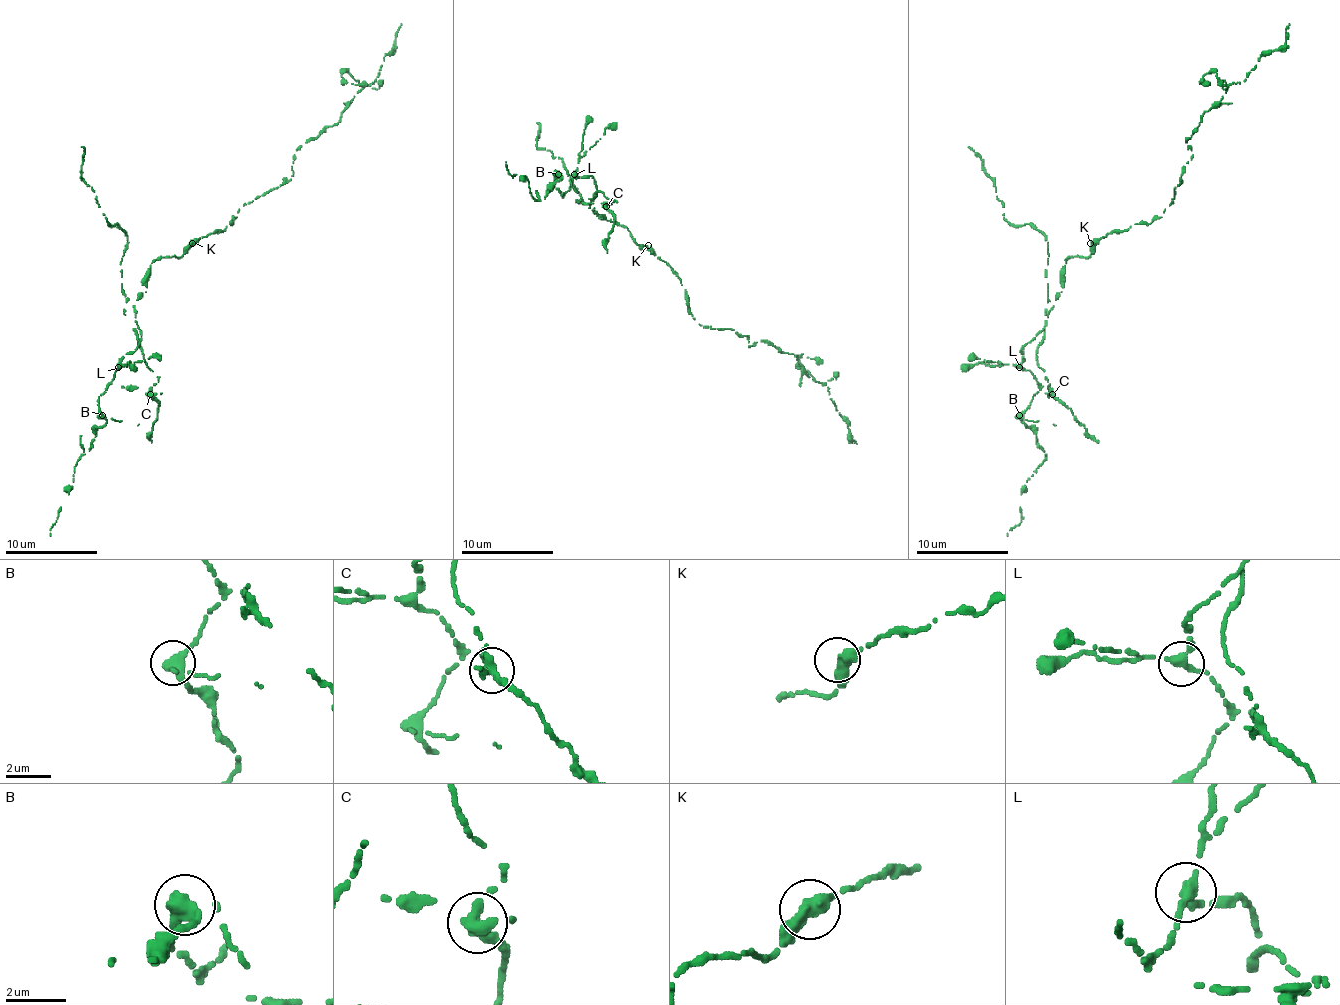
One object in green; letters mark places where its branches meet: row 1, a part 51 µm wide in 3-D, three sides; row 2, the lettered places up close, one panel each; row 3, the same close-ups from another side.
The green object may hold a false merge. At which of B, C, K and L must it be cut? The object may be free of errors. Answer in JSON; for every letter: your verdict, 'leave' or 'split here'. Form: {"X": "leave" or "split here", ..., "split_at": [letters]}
{"B": "leave", "C": "split here", "K": "leave", "L": "leave", "split_at": ["C"]}

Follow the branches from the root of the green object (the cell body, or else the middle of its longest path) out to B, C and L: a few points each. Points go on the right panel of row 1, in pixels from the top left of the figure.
B: (1095, 245), (1088, 256), (1065, 261), (1061, 291), (1047, 321), (1021, 349), (1021, 365), (1040, 390), (1019, 415)
C: (1095, 245), (1088, 256), (1065, 261), (1061, 291), (1038, 346), (1038, 365), (1051, 395)
L: (1095, 245), (1088, 256), (1070, 256), (1065, 261), (1058, 298), (1044, 326), (1021, 349), (1019, 367)

